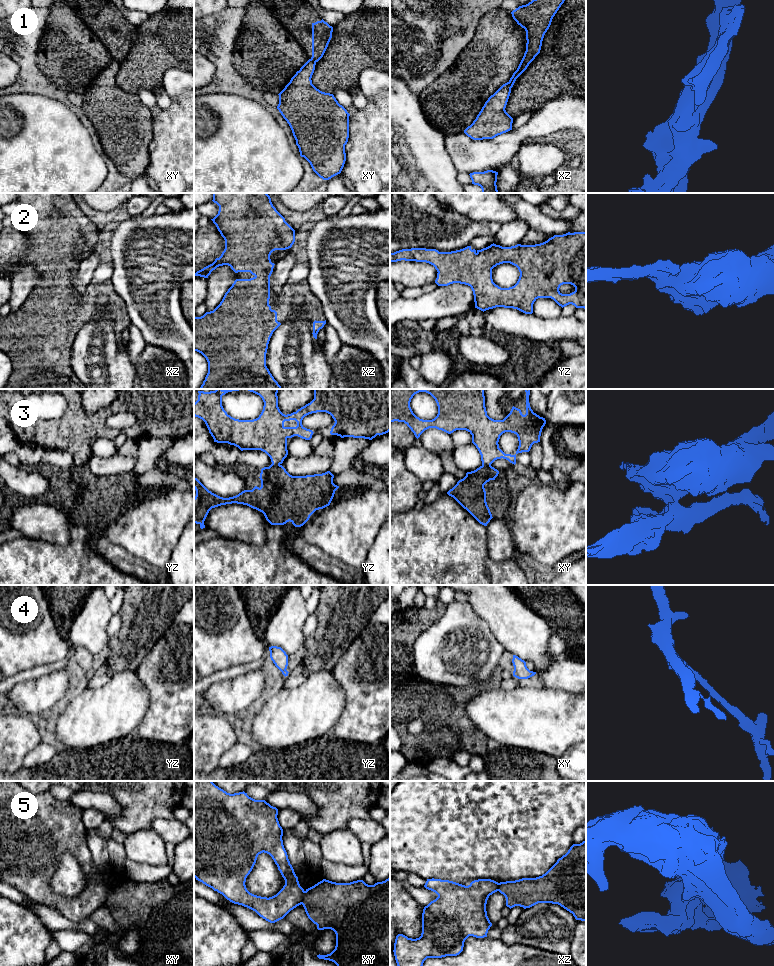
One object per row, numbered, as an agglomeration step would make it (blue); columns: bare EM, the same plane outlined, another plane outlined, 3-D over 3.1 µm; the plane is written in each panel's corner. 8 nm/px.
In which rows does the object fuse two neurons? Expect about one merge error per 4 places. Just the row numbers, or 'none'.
1, 3, 5

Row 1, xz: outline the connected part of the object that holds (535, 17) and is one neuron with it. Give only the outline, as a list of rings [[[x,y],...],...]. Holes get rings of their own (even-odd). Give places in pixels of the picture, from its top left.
[[[532,0],[511,12],[513,19],[526,31],[526,51],[509,80],[512,88],[516,79],[527,69],[529,64],[540,53],[545,33],[552,19],[565,0]]]

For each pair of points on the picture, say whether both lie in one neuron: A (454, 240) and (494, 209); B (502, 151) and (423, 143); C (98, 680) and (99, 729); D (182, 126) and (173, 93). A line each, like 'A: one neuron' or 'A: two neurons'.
A: two neurons
B: two neurons
C: two neurons
D: two neurons

